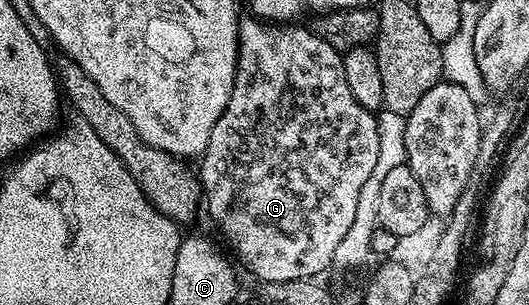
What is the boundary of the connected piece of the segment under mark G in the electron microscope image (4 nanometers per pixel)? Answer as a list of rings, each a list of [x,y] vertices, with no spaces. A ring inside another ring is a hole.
[[[255,16],[240,18],[238,24],[238,52],[236,53],[236,83],[232,89],[230,100],[226,104],[226,112],[214,124],[214,132],[210,132],[210,140],[206,144],[199,159],[198,177],[202,187],[202,198],[206,203],[206,214],[216,221],[218,229],[224,233],[232,250],[248,265],[254,277],[266,282],[302,282],[315,279],[324,269],[329,269],[334,260],[334,252],[338,243],[346,240],[346,232],[350,232],[350,224],[354,224],[354,212],[358,212],[358,196],[362,196],[362,184],[370,180],[370,172],[374,172],[374,164],[378,164],[378,124],[377,115],[366,109],[350,92],[350,84],[346,84],[346,72],[341,51],[330,48],[323,36],[315,29],[300,24],[277,24],[261,20]]]

